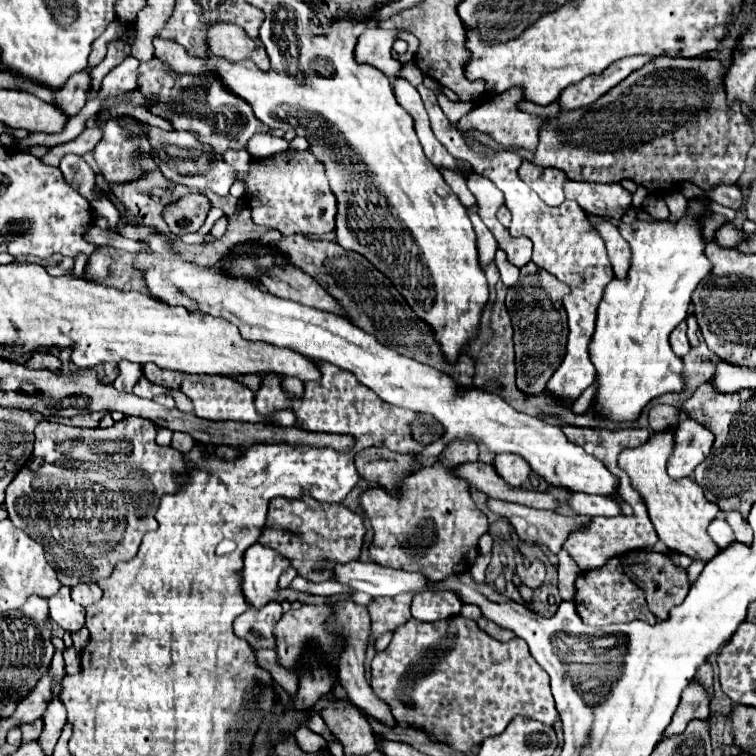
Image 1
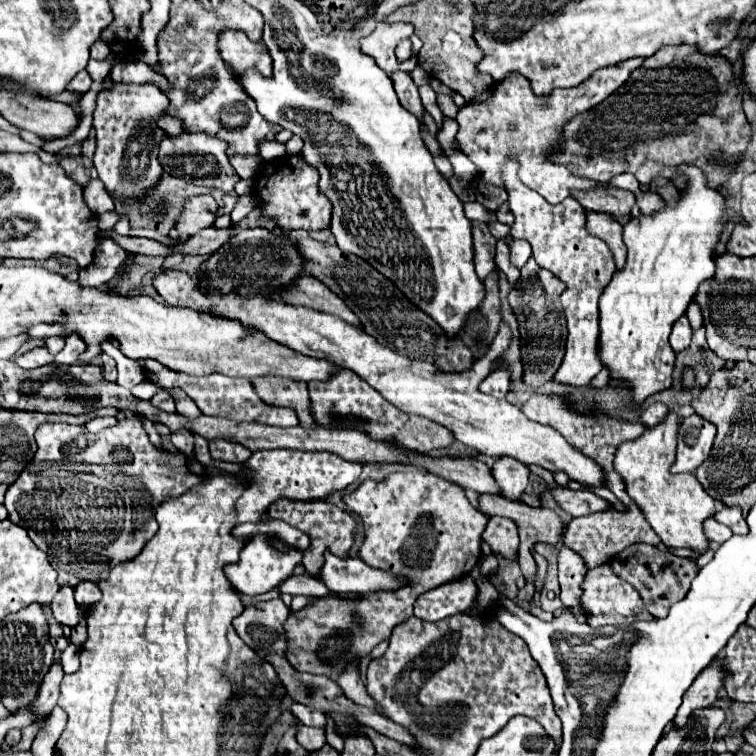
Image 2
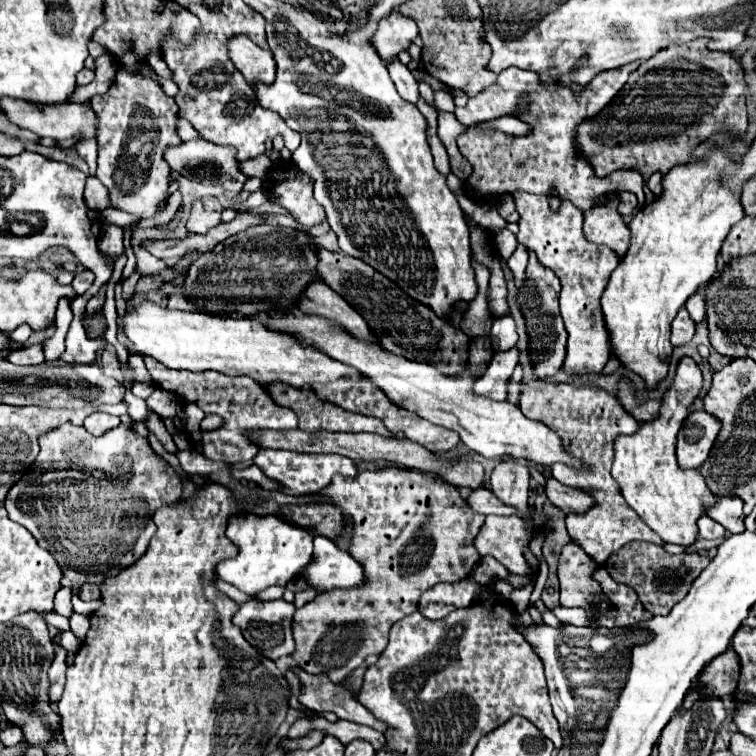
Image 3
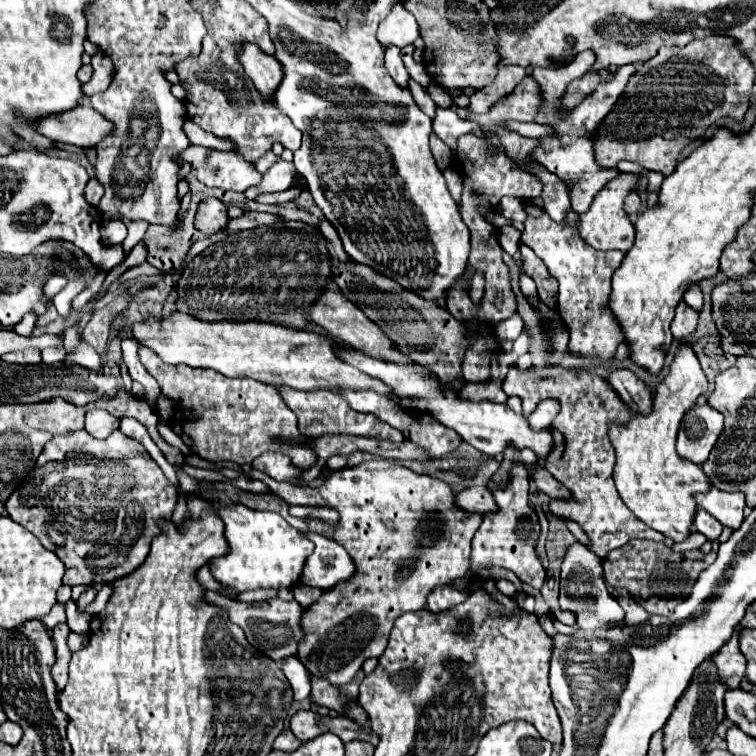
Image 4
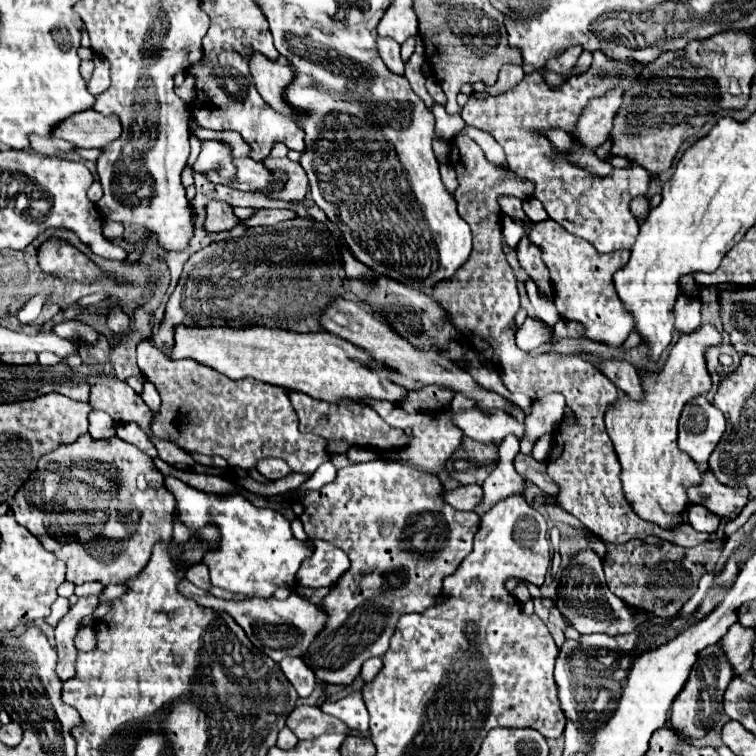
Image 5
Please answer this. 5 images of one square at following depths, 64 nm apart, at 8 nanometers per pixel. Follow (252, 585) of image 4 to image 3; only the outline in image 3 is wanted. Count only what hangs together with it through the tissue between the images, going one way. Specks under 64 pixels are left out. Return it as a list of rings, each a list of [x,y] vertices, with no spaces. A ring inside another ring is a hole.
[[[236,516],[228,522],[228,538],[240,548],[240,556],[218,564],[218,578],[244,592],[262,592],[268,586],[286,586],[310,562],[312,534],[280,516]]]

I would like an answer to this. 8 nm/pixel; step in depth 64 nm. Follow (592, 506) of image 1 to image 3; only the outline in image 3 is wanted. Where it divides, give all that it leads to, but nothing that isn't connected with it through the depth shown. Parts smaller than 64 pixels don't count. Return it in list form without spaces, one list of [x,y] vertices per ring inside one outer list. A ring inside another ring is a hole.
[[[554,478],[546,480],[546,496],[556,508],[560,508],[562,512],[568,512],[568,514],[570,512],[584,514],[586,510],[590,510],[596,504],[596,500],[590,494],[586,494],[578,488],[572,488],[572,486],[564,486],[564,484],[556,482]]]

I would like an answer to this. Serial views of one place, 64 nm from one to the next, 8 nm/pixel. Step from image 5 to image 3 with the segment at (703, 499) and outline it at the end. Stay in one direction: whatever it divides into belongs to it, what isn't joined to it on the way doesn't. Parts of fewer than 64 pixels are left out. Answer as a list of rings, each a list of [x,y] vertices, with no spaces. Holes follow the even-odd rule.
[[[716,498],[716,504],[708,510],[708,516],[720,522],[732,534],[744,532],[742,504],[736,498]]]

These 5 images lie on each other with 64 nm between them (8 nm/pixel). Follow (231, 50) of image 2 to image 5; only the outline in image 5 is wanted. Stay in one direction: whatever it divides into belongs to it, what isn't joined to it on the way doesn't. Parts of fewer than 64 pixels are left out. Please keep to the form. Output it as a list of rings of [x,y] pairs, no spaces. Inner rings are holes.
[[[252,52],[250,74],[254,78],[254,84],[260,96],[266,100],[266,104],[272,106],[276,112],[292,118],[292,112],[288,112],[288,104],[284,104],[282,100],[282,90],[288,86],[288,82],[292,82],[292,68],[276,60],[268,60],[260,52]]]

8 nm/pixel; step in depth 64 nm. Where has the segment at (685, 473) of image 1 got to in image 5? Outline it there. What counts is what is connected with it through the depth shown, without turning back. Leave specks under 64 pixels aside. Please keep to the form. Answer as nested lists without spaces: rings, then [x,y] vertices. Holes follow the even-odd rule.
[[[696,396],[682,410],[680,430],[678,430],[678,448],[682,452],[686,452],[696,464],[702,464],[700,468],[704,468],[704,464],[708,462],[708,456],[712,454],[712,450],[720,442],[720,438],[724,434],[724,428],[726,428],[724,414],[718,408],[714,408],[704,396]]]

